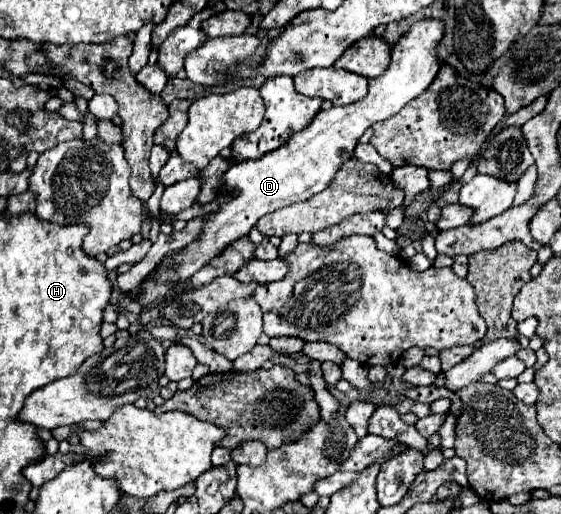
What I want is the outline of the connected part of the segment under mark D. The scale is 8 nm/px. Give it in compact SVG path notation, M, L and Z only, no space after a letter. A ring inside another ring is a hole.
M421 19L413 23L411 29L393 45L391 63L385 73L369 79L369 93L361 101L319 111L319 115L315 115L303 131L293 133L283 147L263 155L261 159L235 163L229 171L225 171L217 187L219 211L205 215L205 223L197 239L169 259L169 263L175 265L171 283L185 281L195 275L225 247L245 237L263 215L297 201L307 201L311 195L321 193L331 183L343 161L353 157L353 149L367 127L393 117L431 85L439 71L437 49L443 39L443 31L445 23L439 19Z

